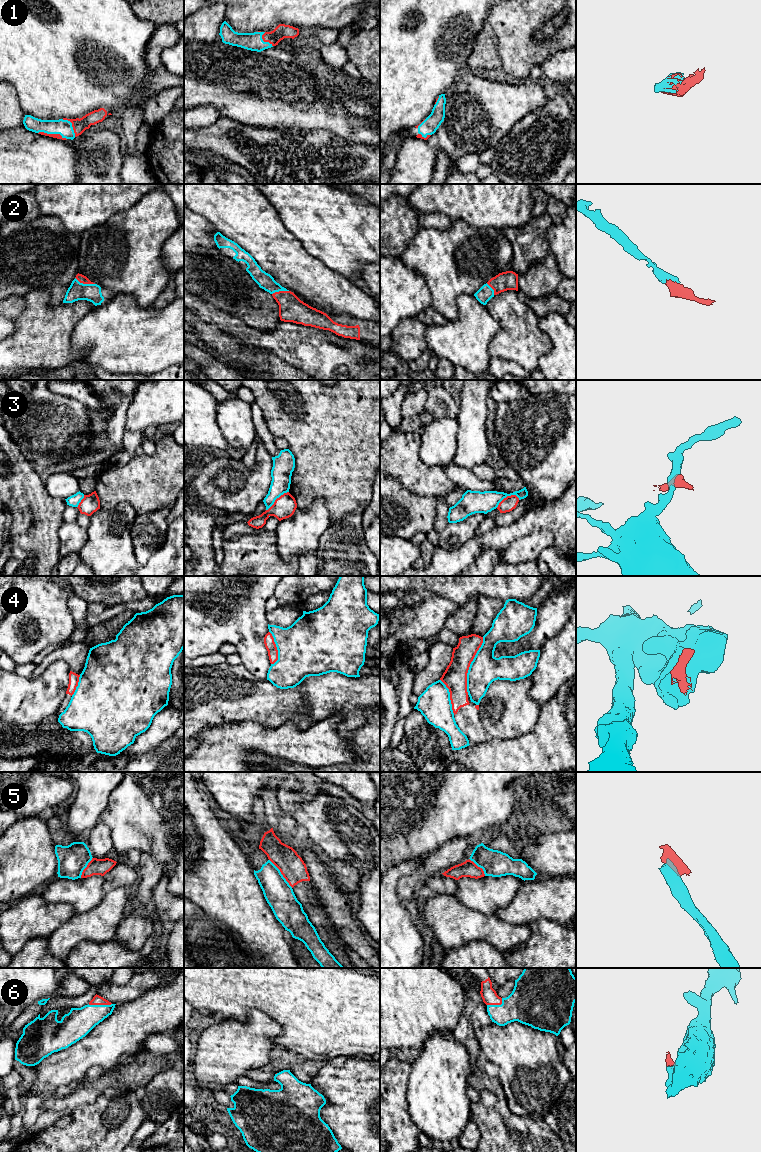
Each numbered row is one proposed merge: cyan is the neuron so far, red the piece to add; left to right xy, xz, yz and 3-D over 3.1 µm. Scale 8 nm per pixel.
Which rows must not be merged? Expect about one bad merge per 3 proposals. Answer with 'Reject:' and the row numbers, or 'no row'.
Reject: 3, 4, 5

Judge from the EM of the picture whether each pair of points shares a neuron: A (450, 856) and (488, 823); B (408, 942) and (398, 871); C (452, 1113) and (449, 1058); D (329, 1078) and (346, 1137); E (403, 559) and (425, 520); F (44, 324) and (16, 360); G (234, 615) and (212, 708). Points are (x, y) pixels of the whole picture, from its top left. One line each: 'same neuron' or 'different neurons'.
A: different neurons
B: same neuron
C: same neuron
D: same neuron
E: different neurons
F: same neuron
G: different neurons

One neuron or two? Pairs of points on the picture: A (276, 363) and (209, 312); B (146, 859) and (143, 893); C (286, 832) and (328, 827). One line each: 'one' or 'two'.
A: two
B: one
C: two

